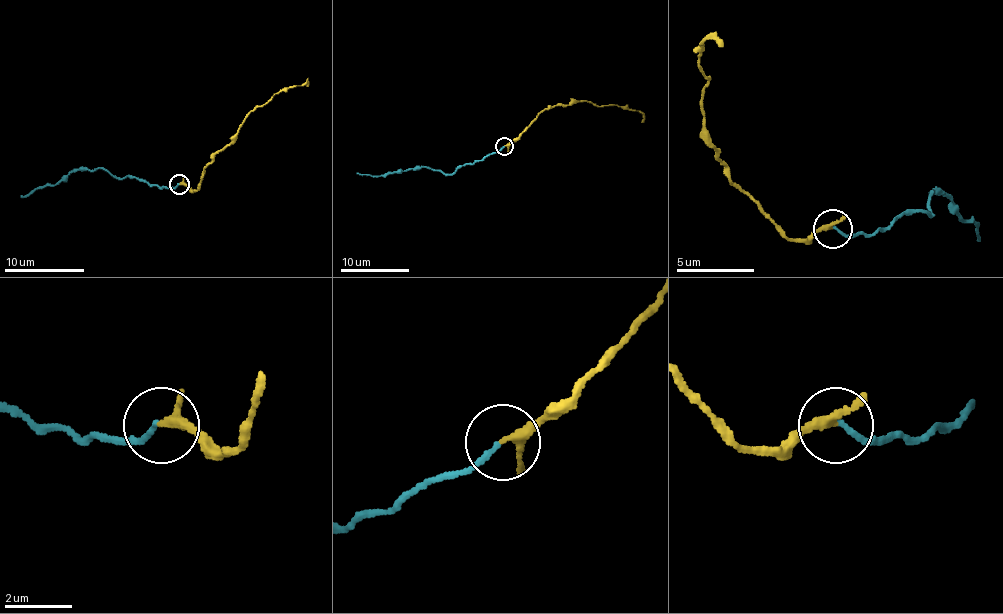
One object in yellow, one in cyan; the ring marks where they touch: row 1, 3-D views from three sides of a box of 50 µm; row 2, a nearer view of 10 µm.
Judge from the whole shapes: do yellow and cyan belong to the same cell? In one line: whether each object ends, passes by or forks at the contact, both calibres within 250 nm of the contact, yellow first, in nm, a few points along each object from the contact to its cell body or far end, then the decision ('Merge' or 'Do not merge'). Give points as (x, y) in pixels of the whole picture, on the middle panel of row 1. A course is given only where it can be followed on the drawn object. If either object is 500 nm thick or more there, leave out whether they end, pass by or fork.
At the ring yellow passes by. At the ring cyan ends. Thickness 240 nm (yellow) against 160 nm. Course of yellow: (505, 147), (522, 134), (537, 115), (554, 106), (587, 100), (599, 107), (616, 104), (639, 111), (643, 121). Course of cyan: (503, 147), (461, 166), (450, 174), (416, 166), (387, 175), (356, 172). Merge

